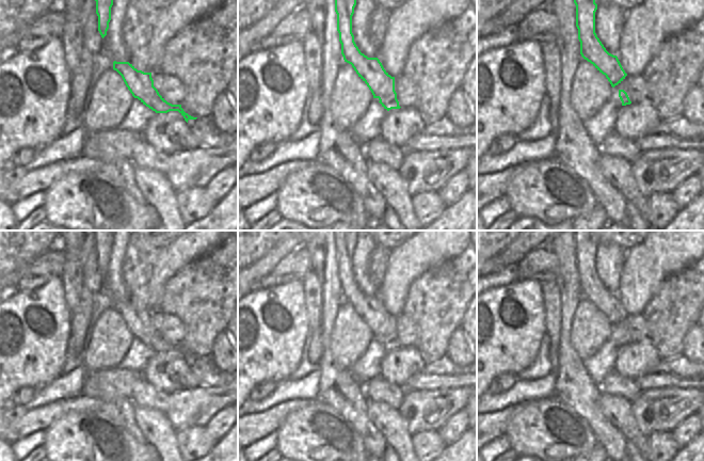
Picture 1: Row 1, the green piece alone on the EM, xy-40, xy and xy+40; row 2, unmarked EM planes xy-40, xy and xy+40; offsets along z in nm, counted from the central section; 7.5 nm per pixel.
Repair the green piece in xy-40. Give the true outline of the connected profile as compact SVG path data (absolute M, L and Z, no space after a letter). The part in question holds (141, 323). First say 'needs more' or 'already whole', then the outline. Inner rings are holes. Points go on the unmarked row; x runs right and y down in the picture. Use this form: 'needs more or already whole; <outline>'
already whole; M113 301L113 308L123 317L126 325L134 337L138 337L143 344L155 350L156 352L167 352L170 350L178 350L188 362L189 359L196 359L186 352L181 344L172 344L167 341L154 325L151 312L138 309L129 301Z

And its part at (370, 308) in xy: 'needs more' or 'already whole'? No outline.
already whole

